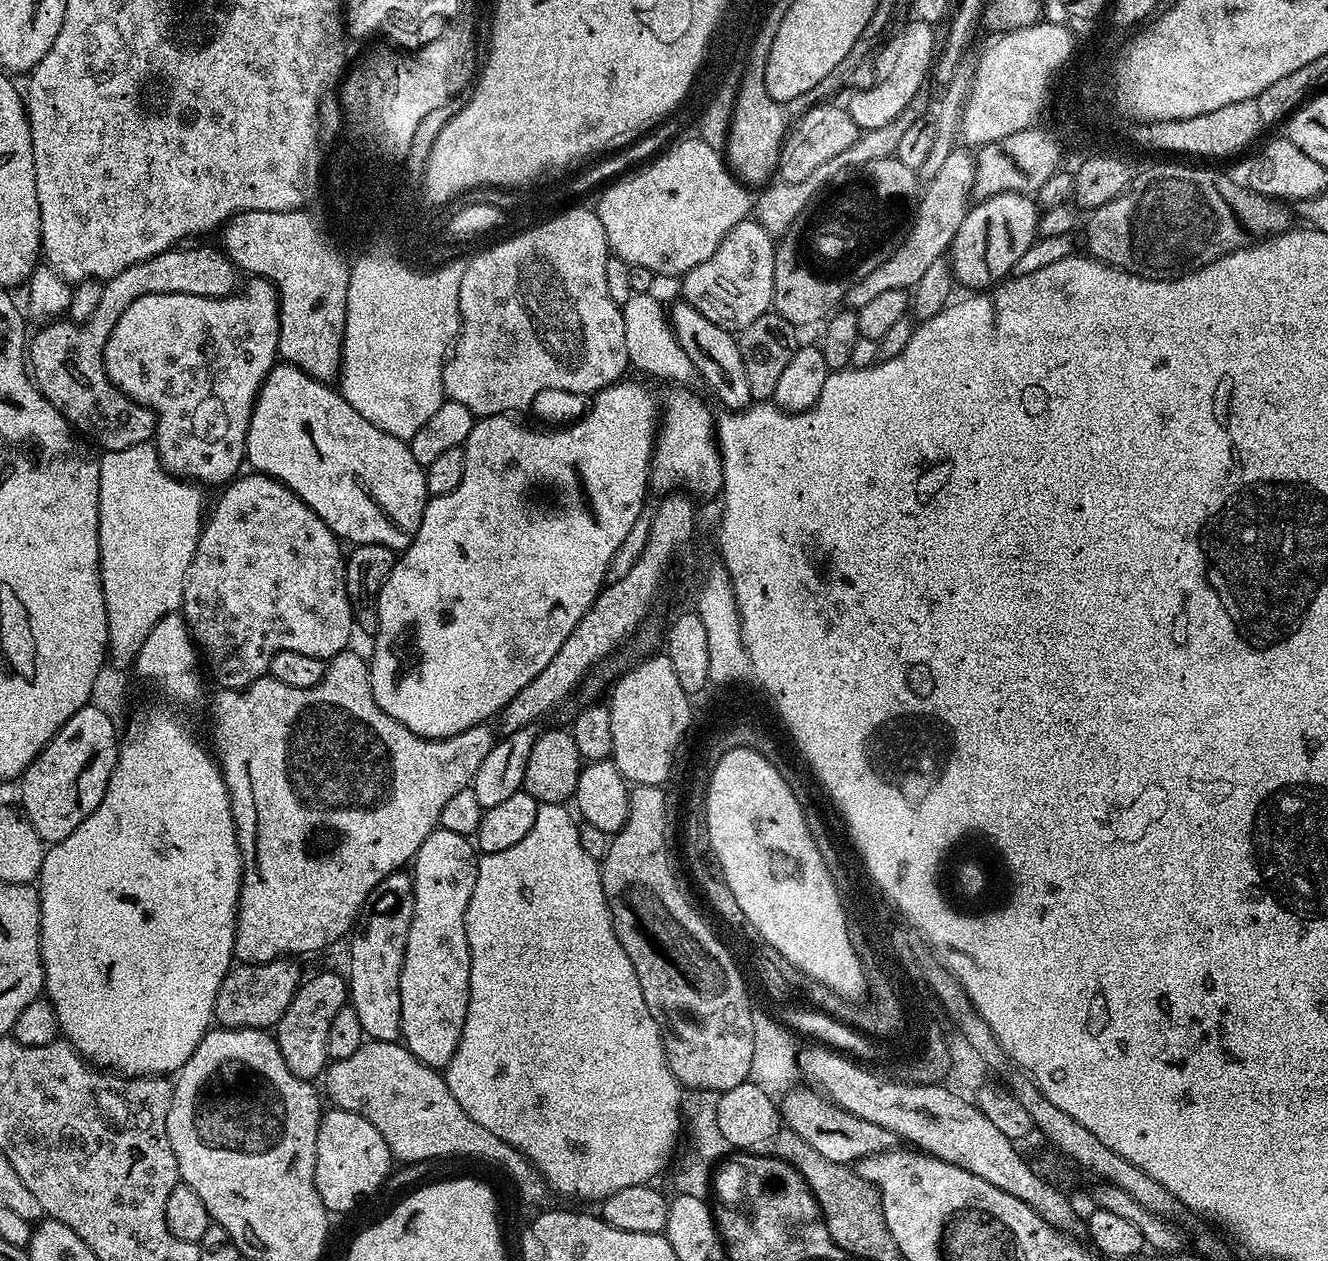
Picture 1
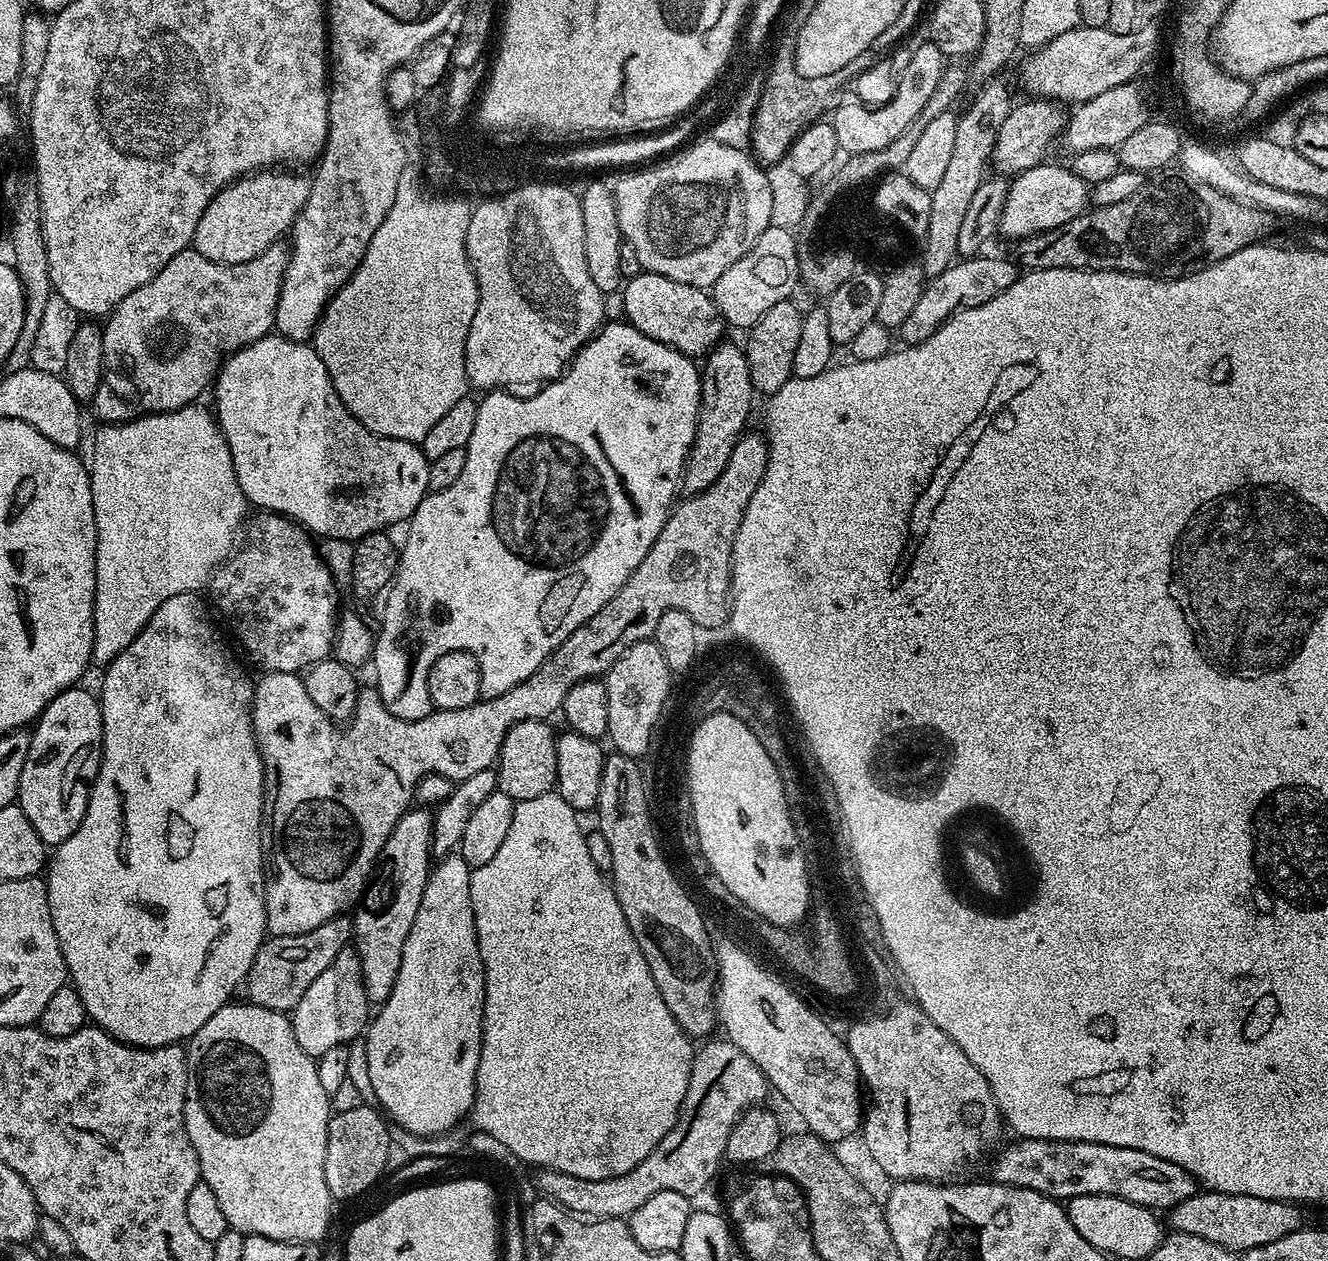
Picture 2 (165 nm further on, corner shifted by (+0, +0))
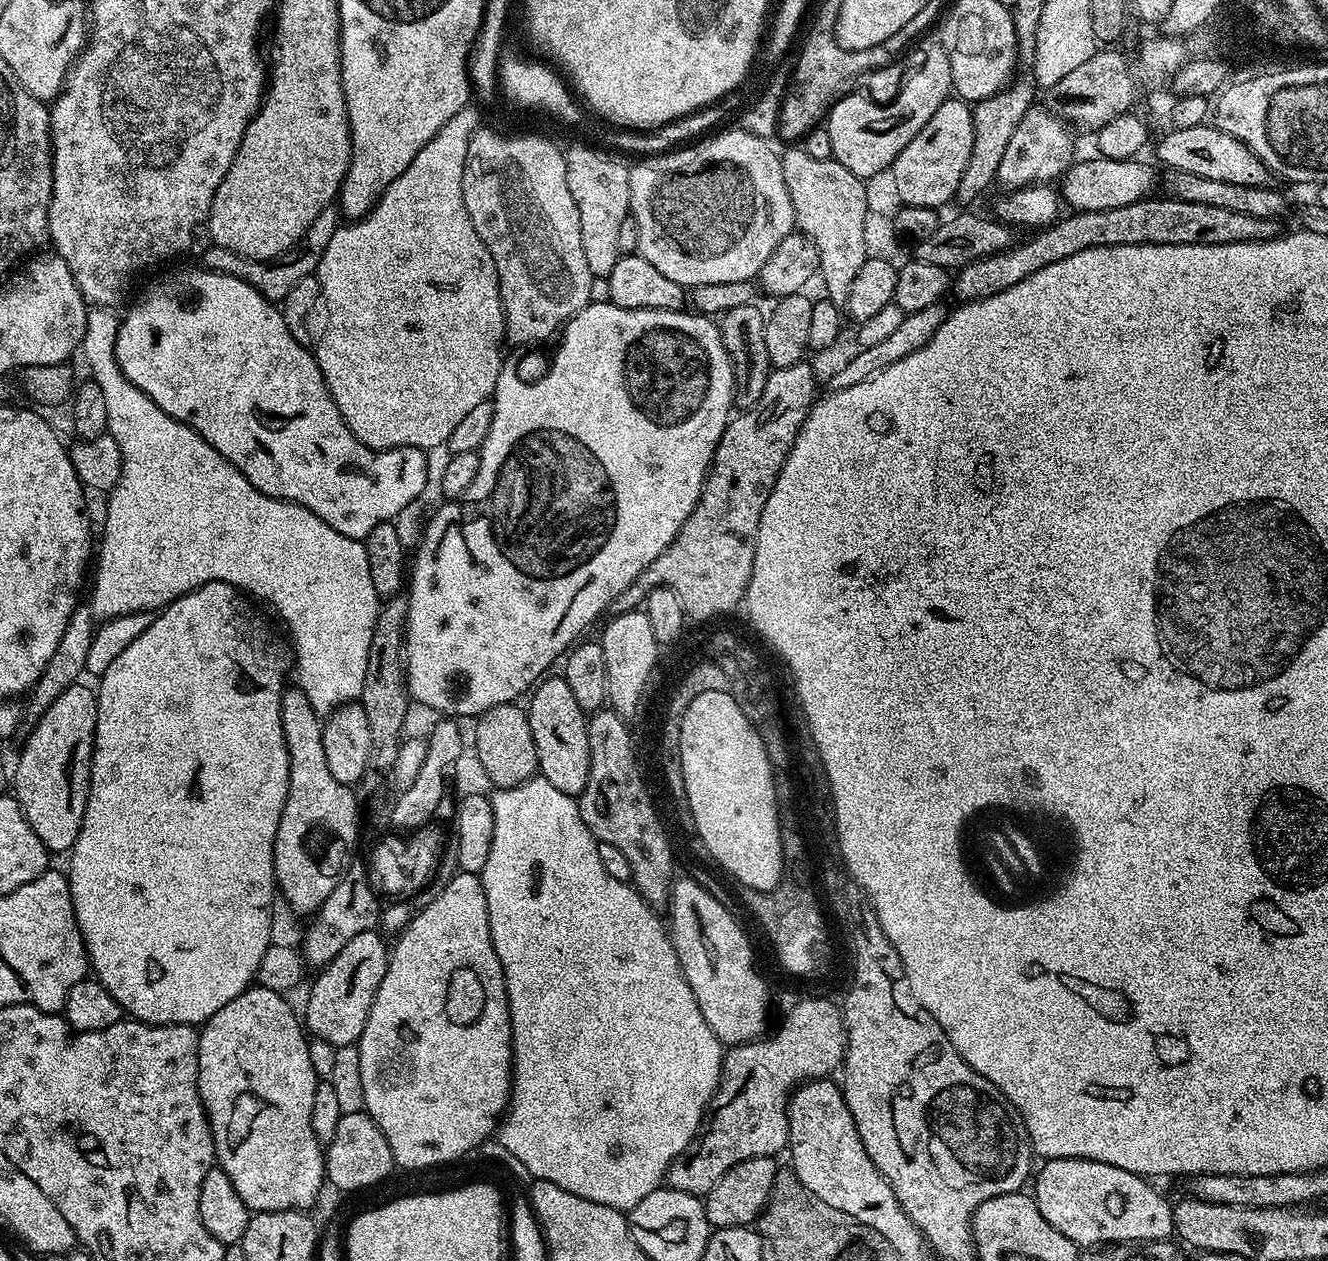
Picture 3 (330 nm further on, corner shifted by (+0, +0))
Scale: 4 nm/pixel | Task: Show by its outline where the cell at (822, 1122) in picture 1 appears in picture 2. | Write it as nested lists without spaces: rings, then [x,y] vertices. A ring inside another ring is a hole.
[[[1020,1138],[1015,1142],[1017,1144],[1005,1143],[995,1153],[997,1156],[992,1164],[991,1179],[997,1184],[1029,1188],[1061,1202],[1073,1200],[1082,1194],[1102,1194],[1110,1198],[1126,1198],[1126,1202],[1153,1210],[1171,1210],[1198,1192],[1197,1180],[1182,1170],[1178,1162],[1146,1154],[1146,1150],[1081,1140]]]

